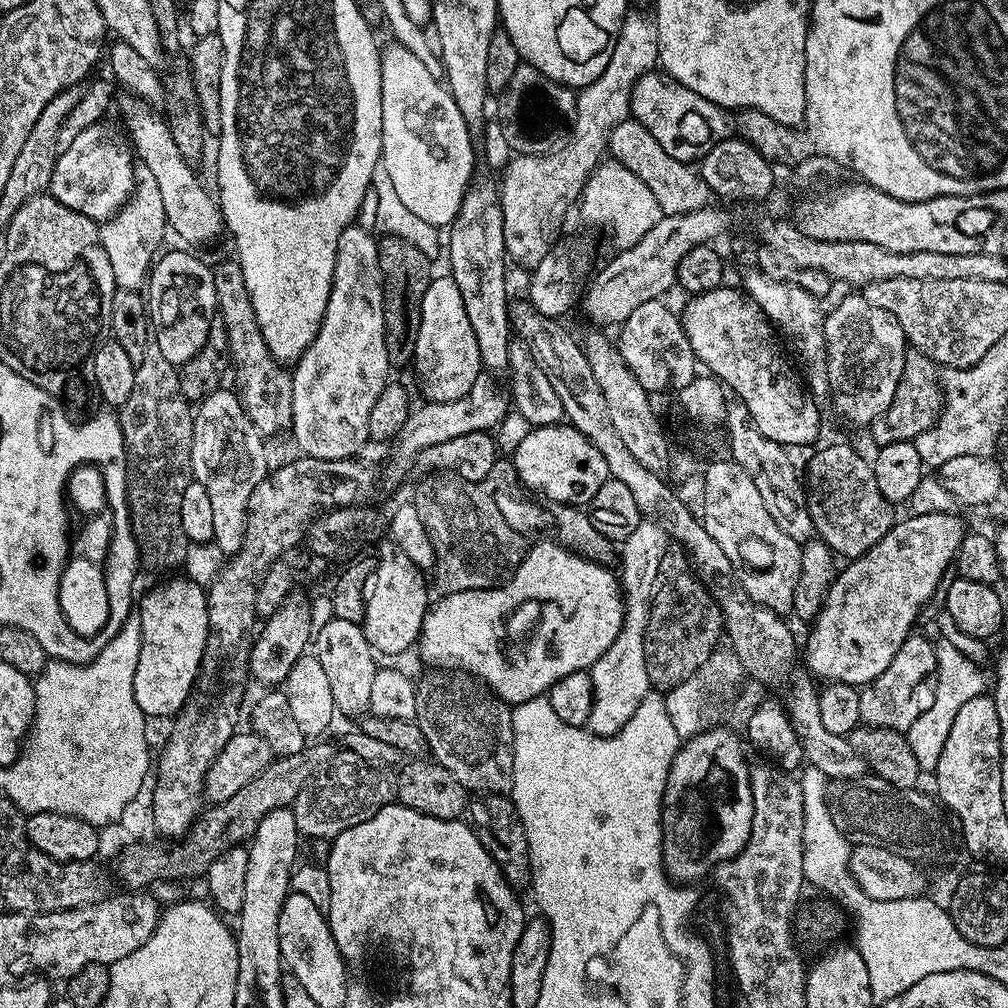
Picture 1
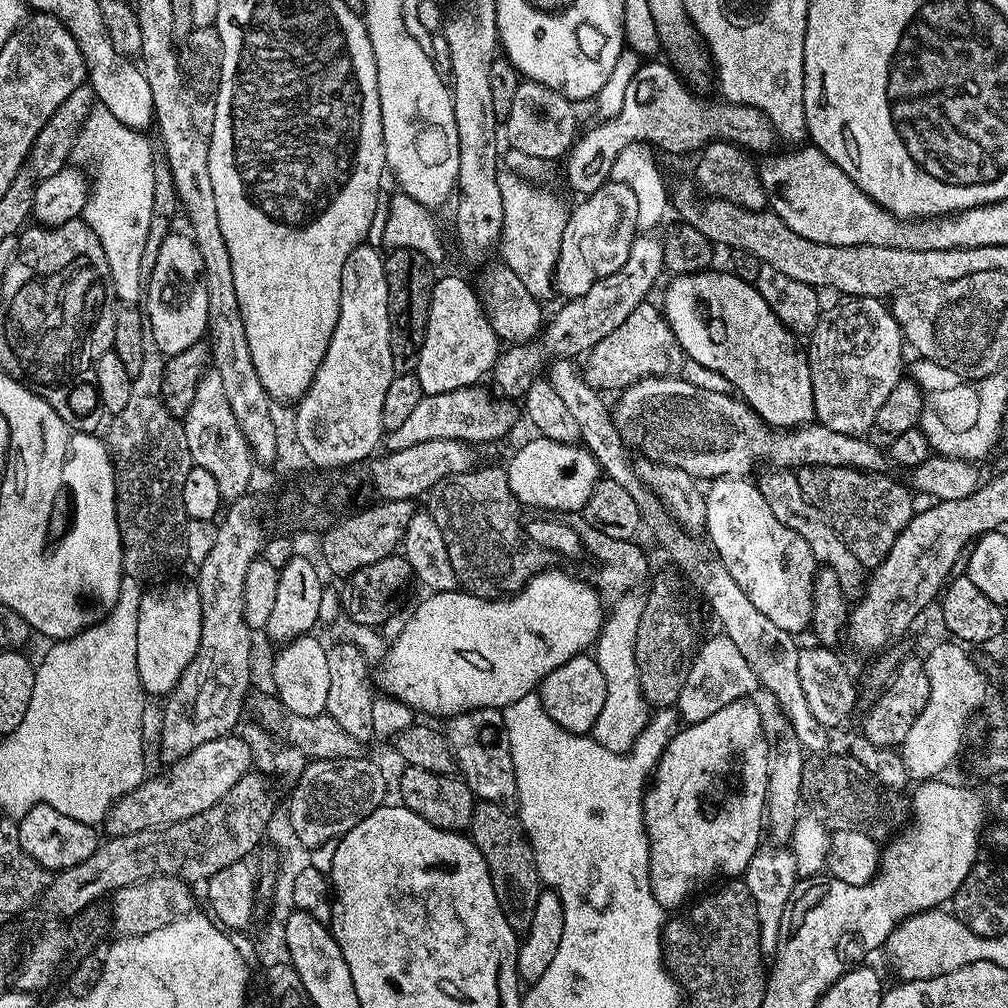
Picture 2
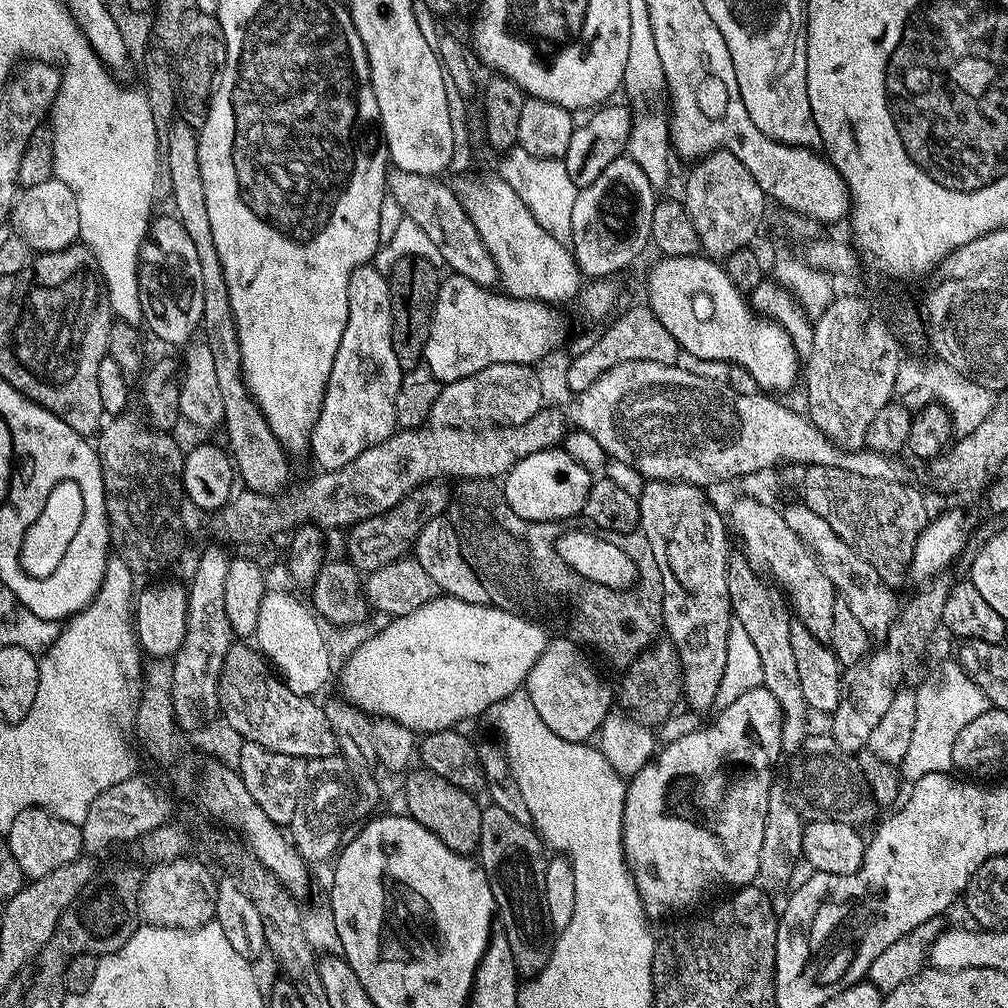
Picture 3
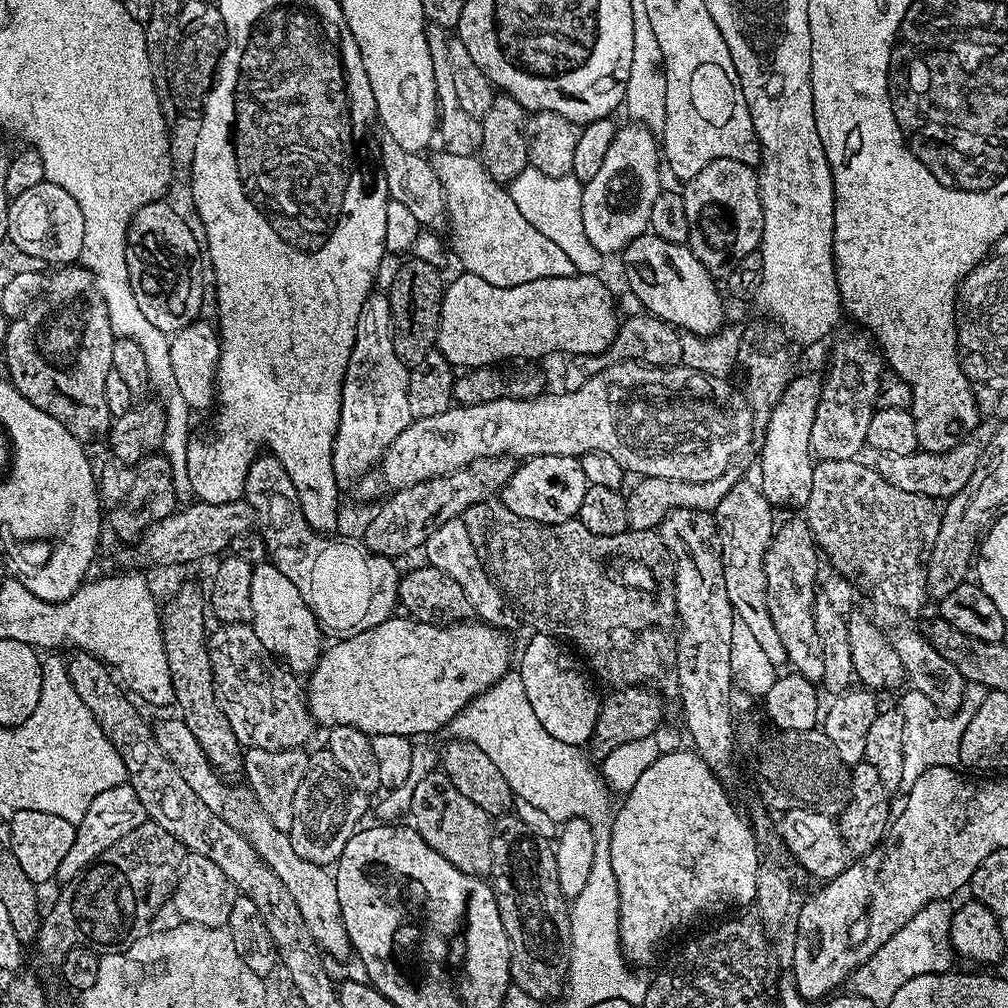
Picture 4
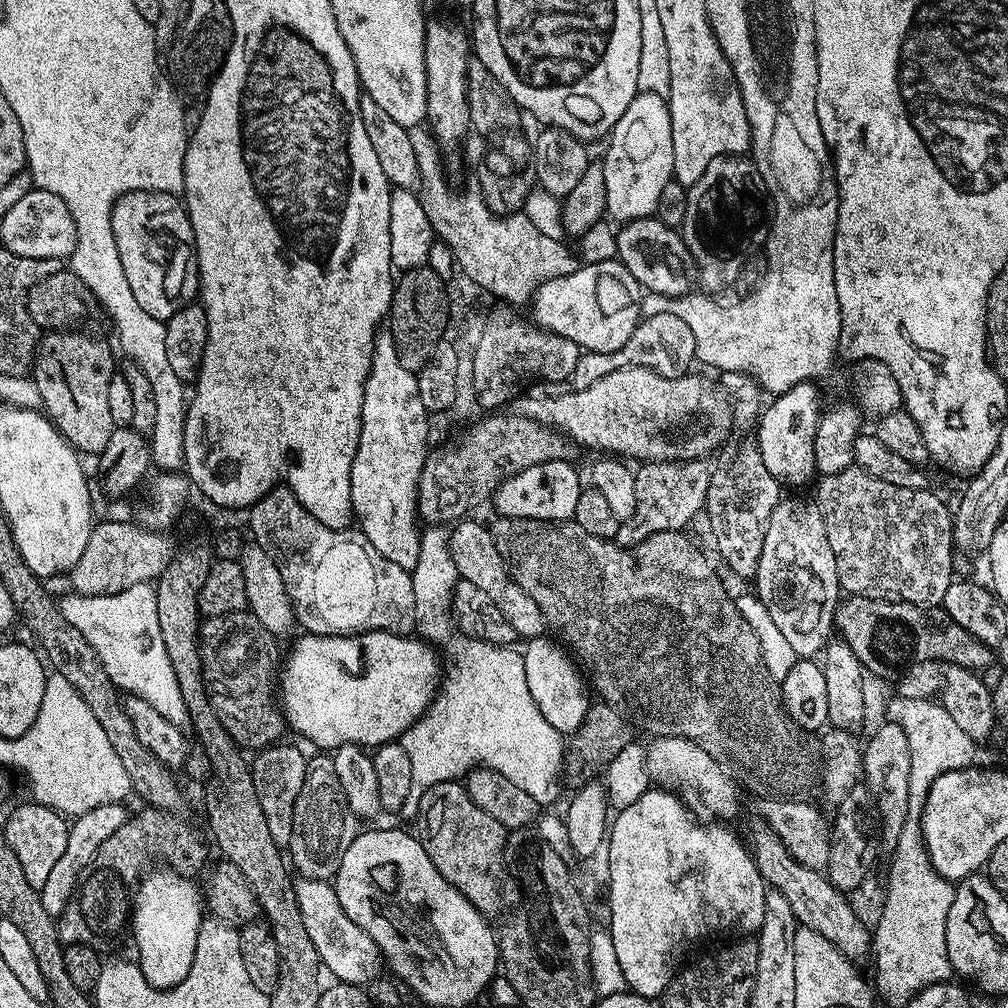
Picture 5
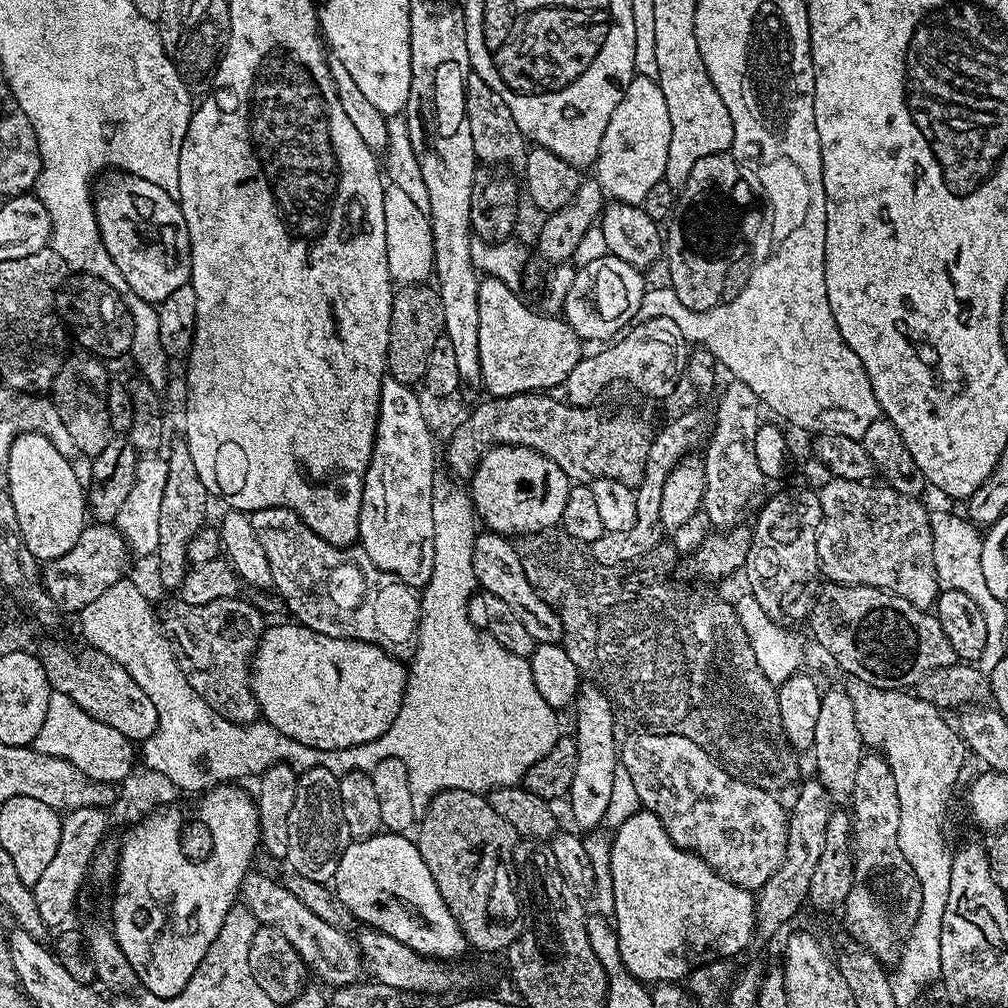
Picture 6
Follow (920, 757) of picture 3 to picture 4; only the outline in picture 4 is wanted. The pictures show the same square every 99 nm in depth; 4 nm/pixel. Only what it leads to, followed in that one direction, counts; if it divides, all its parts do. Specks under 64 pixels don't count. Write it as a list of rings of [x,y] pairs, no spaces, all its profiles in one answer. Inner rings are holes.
[[[909,690],[900,700],[898,711],[904,719],[904,775],[921,776],[928,768],[955,765],[959,758],[959,743],[966,725],[960,714],[945,714],[927,691]]]

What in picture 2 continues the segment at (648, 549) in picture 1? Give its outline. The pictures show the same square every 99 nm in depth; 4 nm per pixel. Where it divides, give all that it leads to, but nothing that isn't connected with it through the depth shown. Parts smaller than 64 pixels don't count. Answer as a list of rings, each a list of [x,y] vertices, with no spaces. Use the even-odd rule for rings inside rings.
[[[637,591],[630,595],[628,601],[611,608],[594,645],[594,657],[598,669],[602,670],[602,675],[606,680],[606,702],[597,721],[593,724],[590,735],[593,740],[606,746],[606,750],[630,751],[638,734],[642,734],[642,730],[648,725],[650,719],[650,705],[640,685],[636,661],[636,635],[638,622],[642,622],[644,602],[645,597]]]

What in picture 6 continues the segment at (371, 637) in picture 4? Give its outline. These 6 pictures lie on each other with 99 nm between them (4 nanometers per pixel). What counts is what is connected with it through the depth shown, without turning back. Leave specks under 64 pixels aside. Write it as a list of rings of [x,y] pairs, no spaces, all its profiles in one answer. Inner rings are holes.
[[[305,624],[265,627],[252,658],[252,692],[263,723],[323,752],[374,742],[398,718],[409,669],[377,644],[318,634]]]

